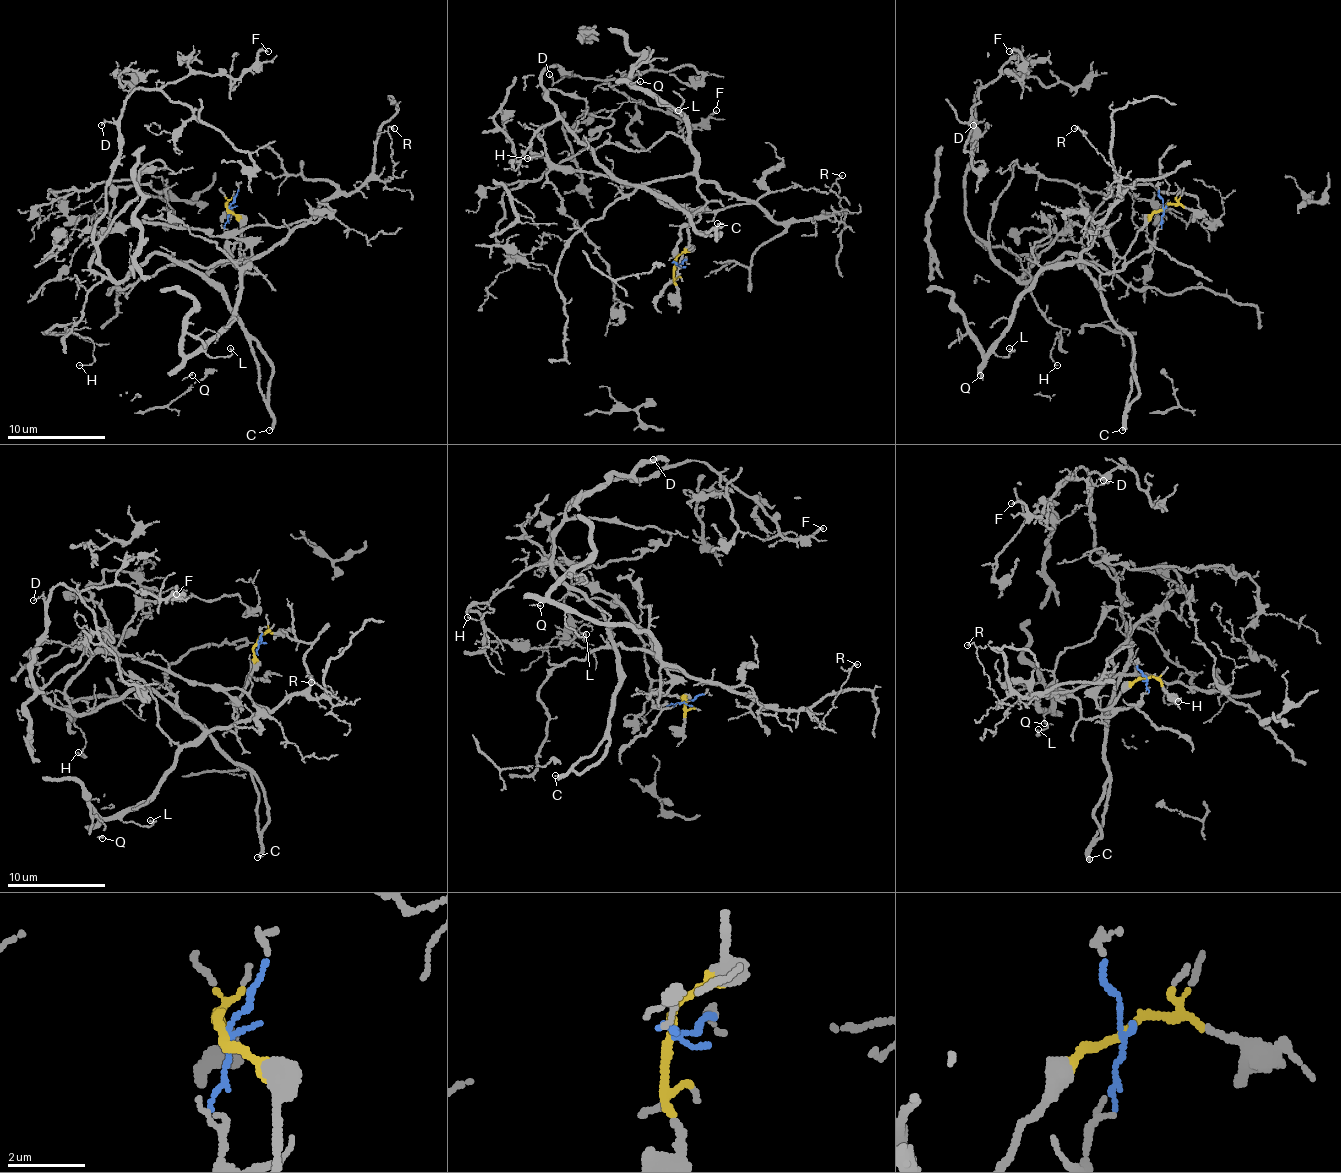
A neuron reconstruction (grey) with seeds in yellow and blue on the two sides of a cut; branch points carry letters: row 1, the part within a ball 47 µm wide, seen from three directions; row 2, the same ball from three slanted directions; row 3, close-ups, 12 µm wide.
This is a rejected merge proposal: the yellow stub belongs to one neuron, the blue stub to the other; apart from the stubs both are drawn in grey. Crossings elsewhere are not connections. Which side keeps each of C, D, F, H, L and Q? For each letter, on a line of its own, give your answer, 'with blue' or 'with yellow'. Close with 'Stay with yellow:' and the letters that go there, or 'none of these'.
C: with yellow
D: with yellow
F: with yellow
H: with yellow
L: with blue
Q: with blue
Stay with yellow: C, D, F, H

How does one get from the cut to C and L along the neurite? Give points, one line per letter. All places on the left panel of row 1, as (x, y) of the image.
C: (228, 207), (250, 256), (115, 225), (91, 266), (196, 269), (250, 340), (270, 430)
L: (228, 207), (230, 259), (243, 271), (257, 271), (250, 261), (233, 320), (206, 352), (226, 357), (230, 347)

